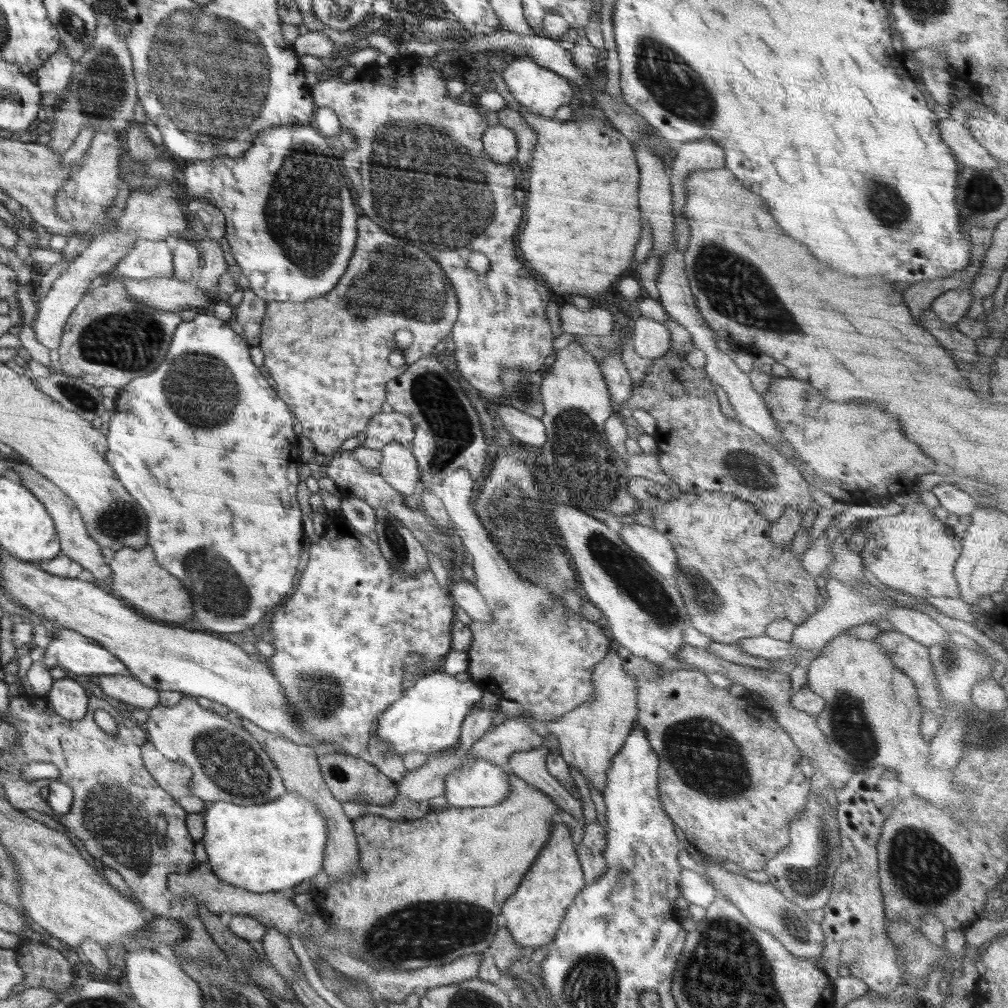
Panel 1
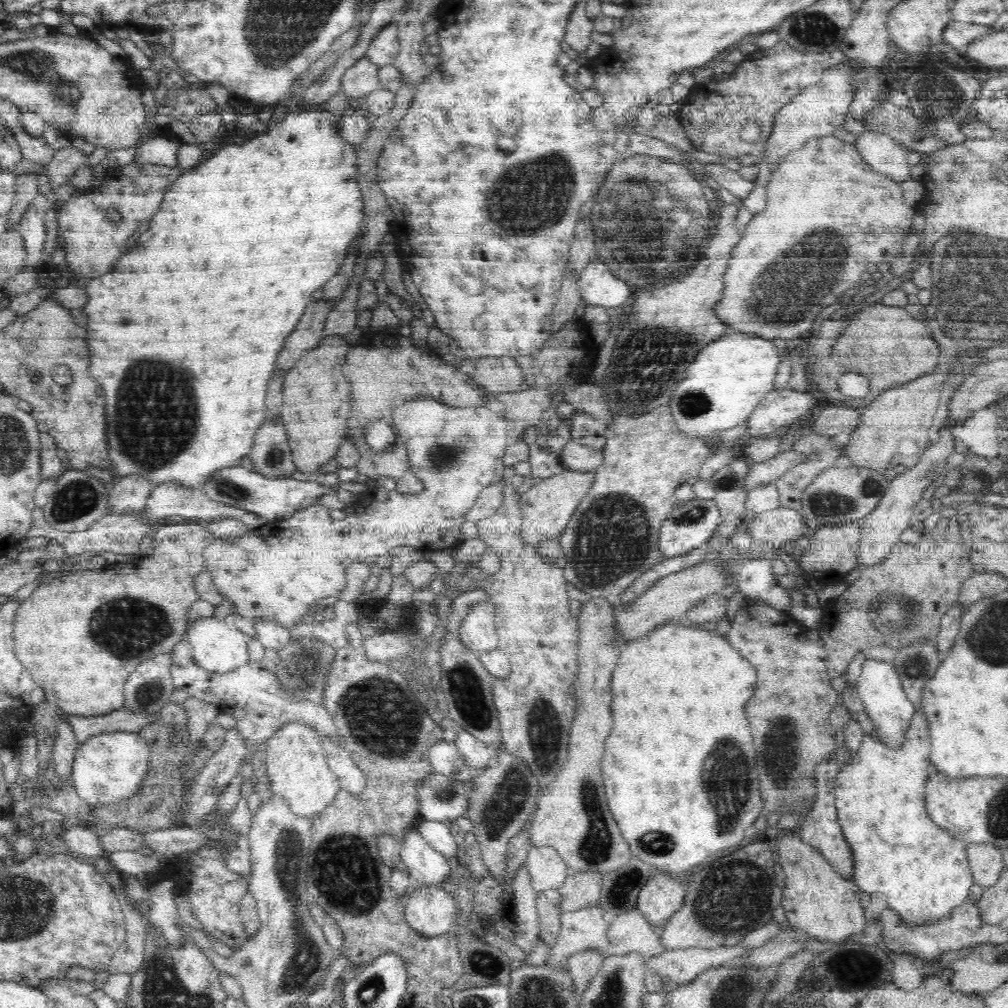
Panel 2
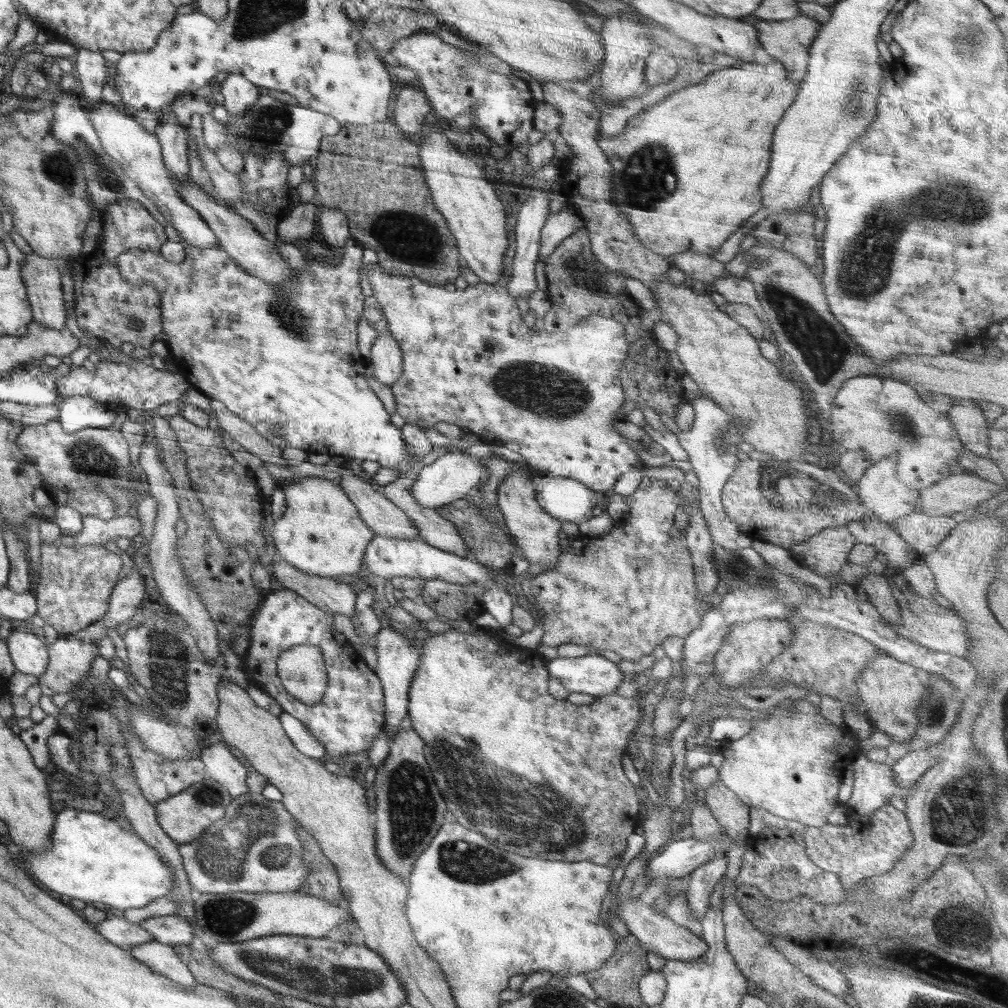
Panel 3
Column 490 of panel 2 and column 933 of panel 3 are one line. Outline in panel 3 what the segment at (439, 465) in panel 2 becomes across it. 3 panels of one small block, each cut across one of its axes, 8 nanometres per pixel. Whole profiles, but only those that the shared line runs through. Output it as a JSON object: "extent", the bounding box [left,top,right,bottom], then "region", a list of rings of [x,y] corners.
{"extent":[830,376,964,492],"region":[[[854,376],[839,388],[831,409],[830,422],[832,438],[847,450],[862,452],[870,462],[870,466],[878,464],[890,454],[898,454],[898,467],[896,467],[898,482],[902,486],[920,492],[924,488],[938,484],[944,477],[952,476],[950,466],[958,465],[956,460],[964,446],[946,413],[931,409],[928,402],[919,397],[916,389],[912,385],[888,377]]]}

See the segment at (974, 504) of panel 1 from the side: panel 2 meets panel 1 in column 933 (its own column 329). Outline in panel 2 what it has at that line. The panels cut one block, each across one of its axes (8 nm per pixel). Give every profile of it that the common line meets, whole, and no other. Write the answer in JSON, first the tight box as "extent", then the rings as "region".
{"extent":[201,466,337,523],"region":[[[242,466],[222,468],[208,478],[208,484],[201,488],[202,493],[208,499],[225,504],[232,508],[247,510],[252,514],[263,517],[268,523],[275,523],[280,520],[288,520],[298,510],[308,508],[316,504],[317,500],[327,493],[336,492],[337,488],[327,488],[318,484],[314,479],[306,482],[291,480],[290,478],[270,479],[264,475],[246,470]]]}

